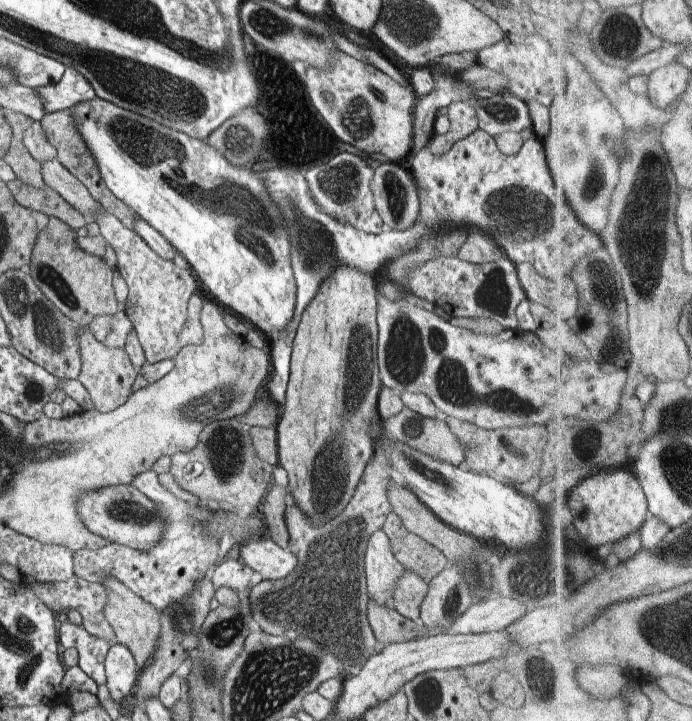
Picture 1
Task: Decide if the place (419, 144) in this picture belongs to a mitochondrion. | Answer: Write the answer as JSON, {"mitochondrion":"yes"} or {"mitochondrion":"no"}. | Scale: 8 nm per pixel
{"mitochondrion":"no"}

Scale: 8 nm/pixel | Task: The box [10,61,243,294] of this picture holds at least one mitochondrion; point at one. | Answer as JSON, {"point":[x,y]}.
{"point":[80,156]}

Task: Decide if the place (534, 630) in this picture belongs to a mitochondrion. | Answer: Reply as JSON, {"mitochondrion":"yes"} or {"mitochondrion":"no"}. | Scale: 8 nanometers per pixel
{"mitochondrion":"no"}

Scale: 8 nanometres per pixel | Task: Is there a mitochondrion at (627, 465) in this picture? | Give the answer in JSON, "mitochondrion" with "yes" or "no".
{"mitochondrion":"no"}

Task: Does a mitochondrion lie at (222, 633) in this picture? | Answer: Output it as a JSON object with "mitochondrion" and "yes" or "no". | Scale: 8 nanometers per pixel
{"mitochondrion":"yes"}

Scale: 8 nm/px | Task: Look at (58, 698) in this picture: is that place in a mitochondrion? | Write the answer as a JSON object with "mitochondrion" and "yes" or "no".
{"mitochondrion":"no"}

